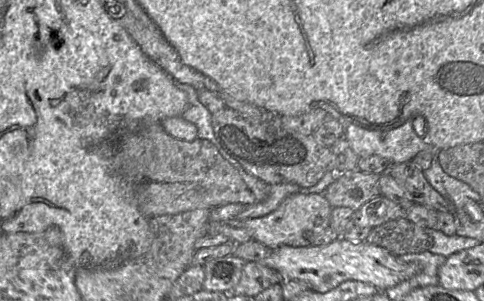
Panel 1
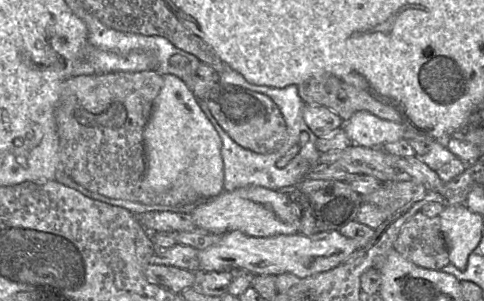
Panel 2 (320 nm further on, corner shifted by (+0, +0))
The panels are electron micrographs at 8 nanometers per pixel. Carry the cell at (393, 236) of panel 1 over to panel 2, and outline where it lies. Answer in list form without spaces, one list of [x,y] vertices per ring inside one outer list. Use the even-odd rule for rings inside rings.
[[[417,212],[401,228],[394,249],[406,260],[425,269],[441,270],[450,264],[439,215],[428,217]]]

